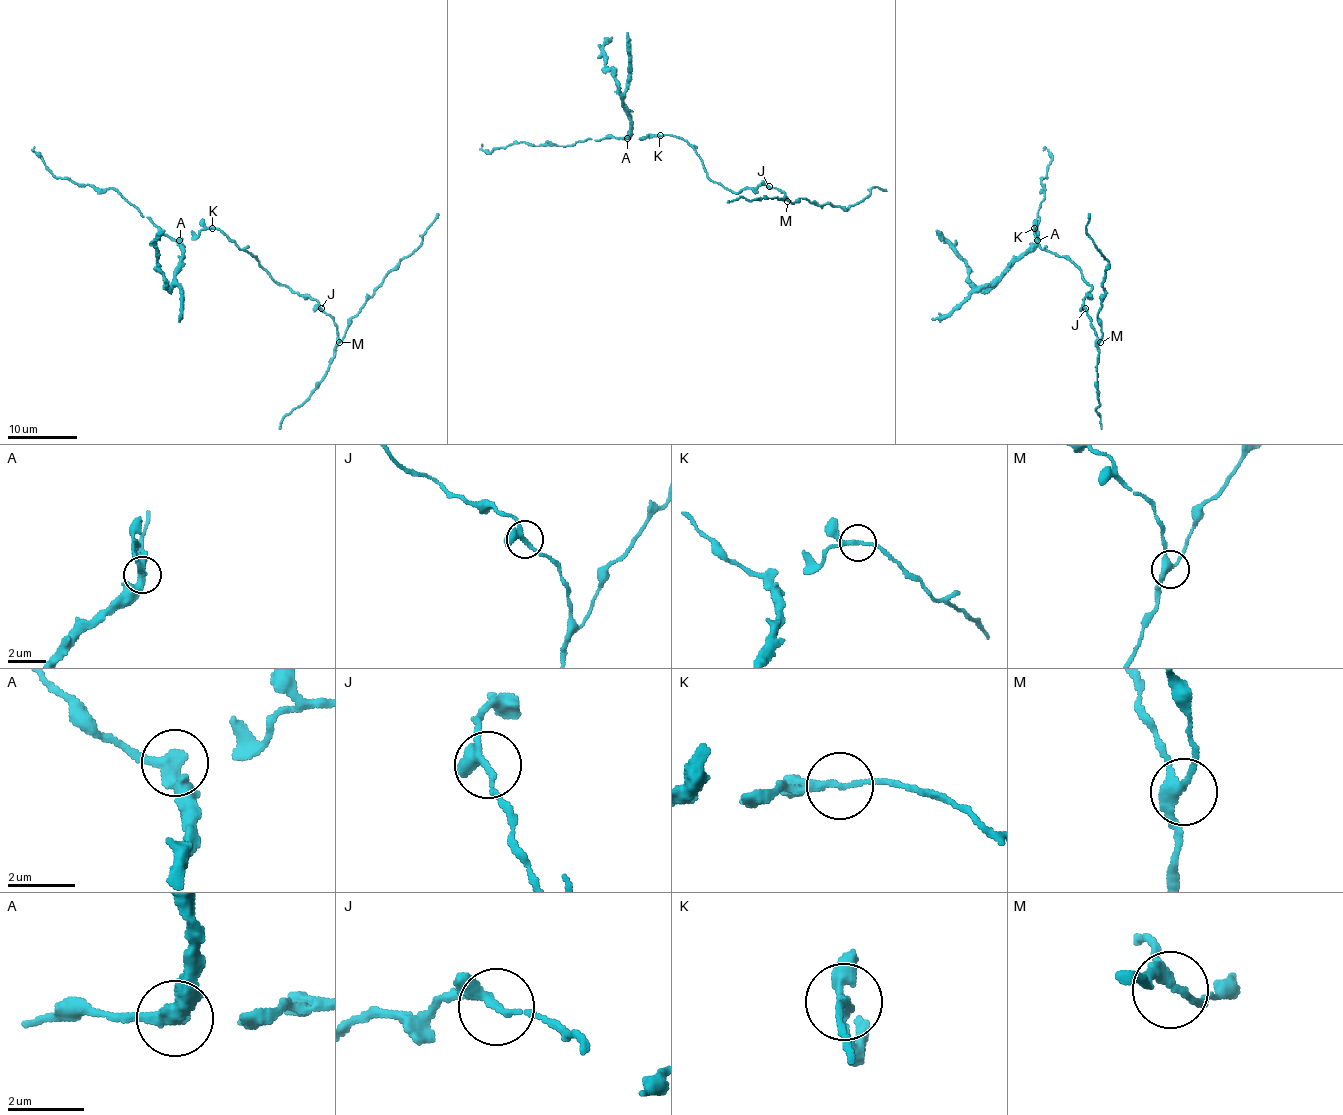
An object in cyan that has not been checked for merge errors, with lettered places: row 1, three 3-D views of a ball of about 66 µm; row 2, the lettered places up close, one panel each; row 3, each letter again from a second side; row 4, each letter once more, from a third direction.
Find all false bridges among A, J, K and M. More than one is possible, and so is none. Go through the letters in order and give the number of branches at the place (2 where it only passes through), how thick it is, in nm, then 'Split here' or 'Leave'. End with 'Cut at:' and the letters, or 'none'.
A: Branches: 2. Thickness 400 nm. Split here
J: Branches: 3. Thickness 240 nm. Leave
K: Branches: 3. Thickness 170 nm. Leave
M: Branches: 3. Thickness 240 nm. Leave
Cut at: A

